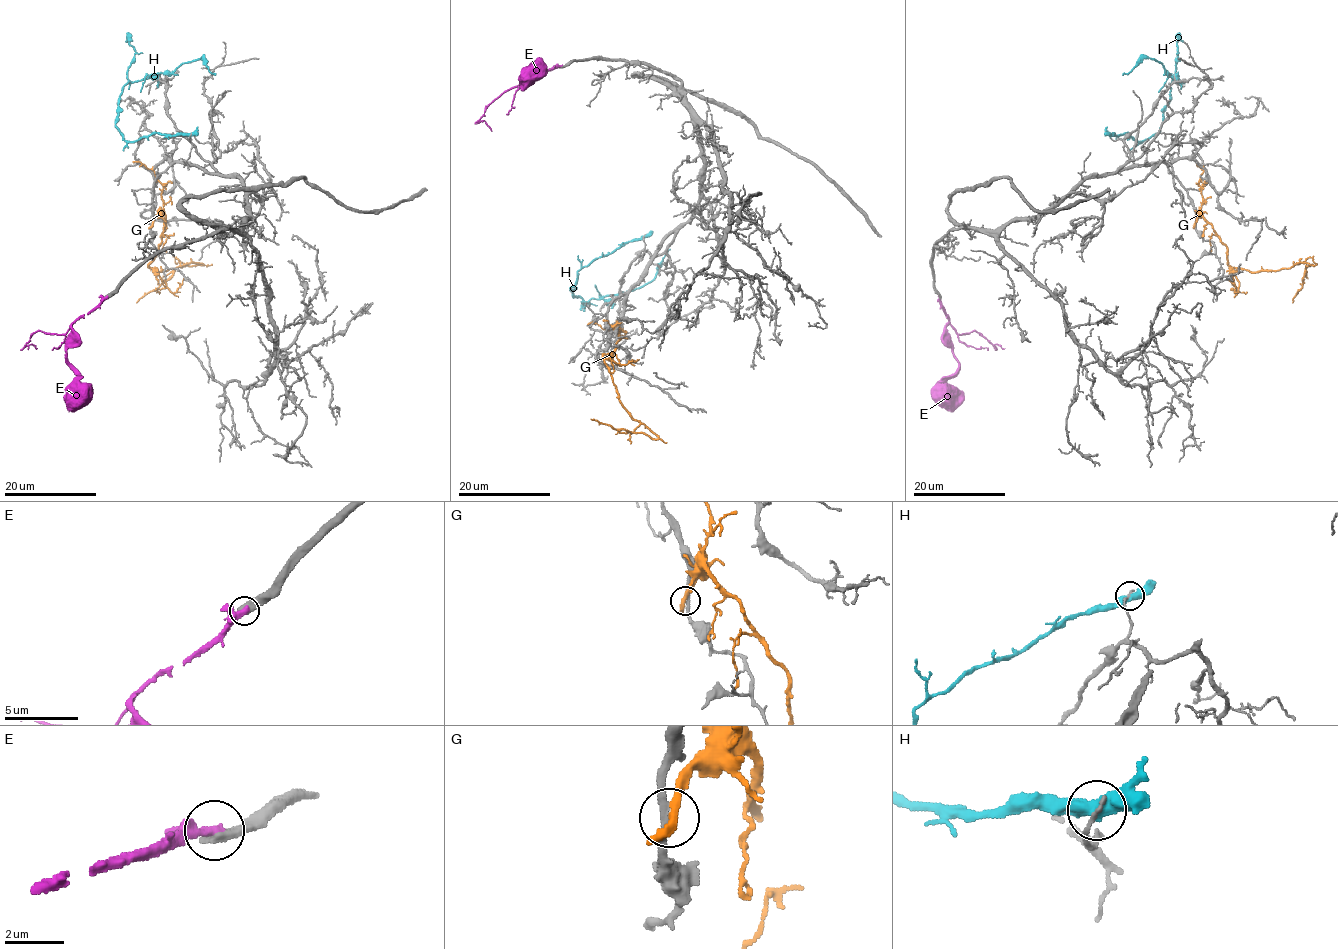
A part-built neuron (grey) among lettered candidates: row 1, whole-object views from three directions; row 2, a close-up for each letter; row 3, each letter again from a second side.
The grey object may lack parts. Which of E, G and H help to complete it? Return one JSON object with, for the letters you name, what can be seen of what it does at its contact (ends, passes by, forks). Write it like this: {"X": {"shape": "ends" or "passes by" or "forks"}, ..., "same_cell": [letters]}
{"same_cell": []}

